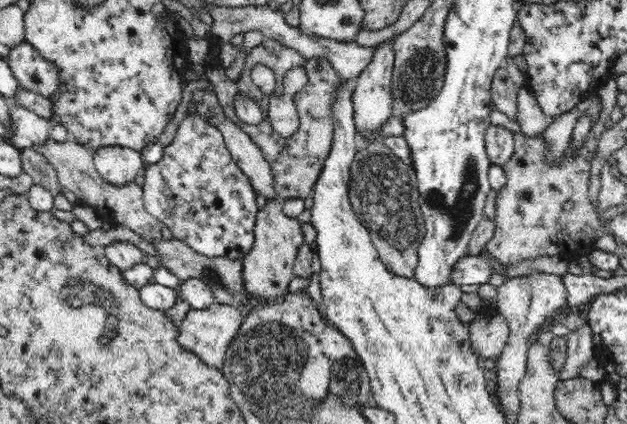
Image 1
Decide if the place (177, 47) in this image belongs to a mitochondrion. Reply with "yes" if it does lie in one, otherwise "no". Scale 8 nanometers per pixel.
no

